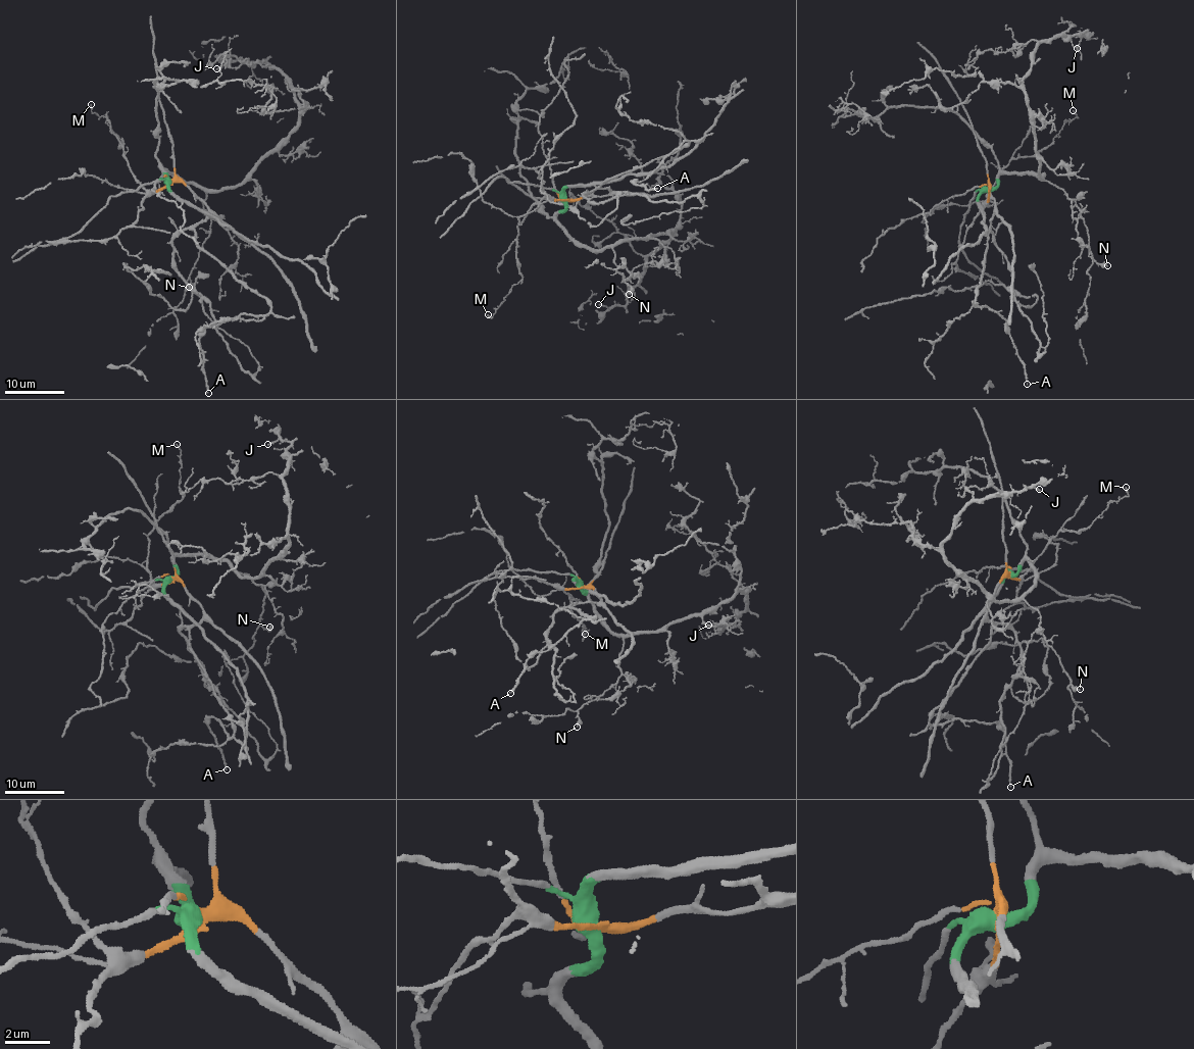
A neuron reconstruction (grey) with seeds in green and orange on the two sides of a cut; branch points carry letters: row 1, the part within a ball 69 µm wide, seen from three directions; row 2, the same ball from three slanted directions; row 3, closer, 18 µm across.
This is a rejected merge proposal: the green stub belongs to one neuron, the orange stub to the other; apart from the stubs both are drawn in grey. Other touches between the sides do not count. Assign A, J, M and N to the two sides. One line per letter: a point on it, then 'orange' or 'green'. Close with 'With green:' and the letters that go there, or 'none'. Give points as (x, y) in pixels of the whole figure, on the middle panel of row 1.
A: at (657, 188); orange
J: at (598, 304); green
M: at (488, 314); orange
N: at (629, 294); green
With green: J, N

